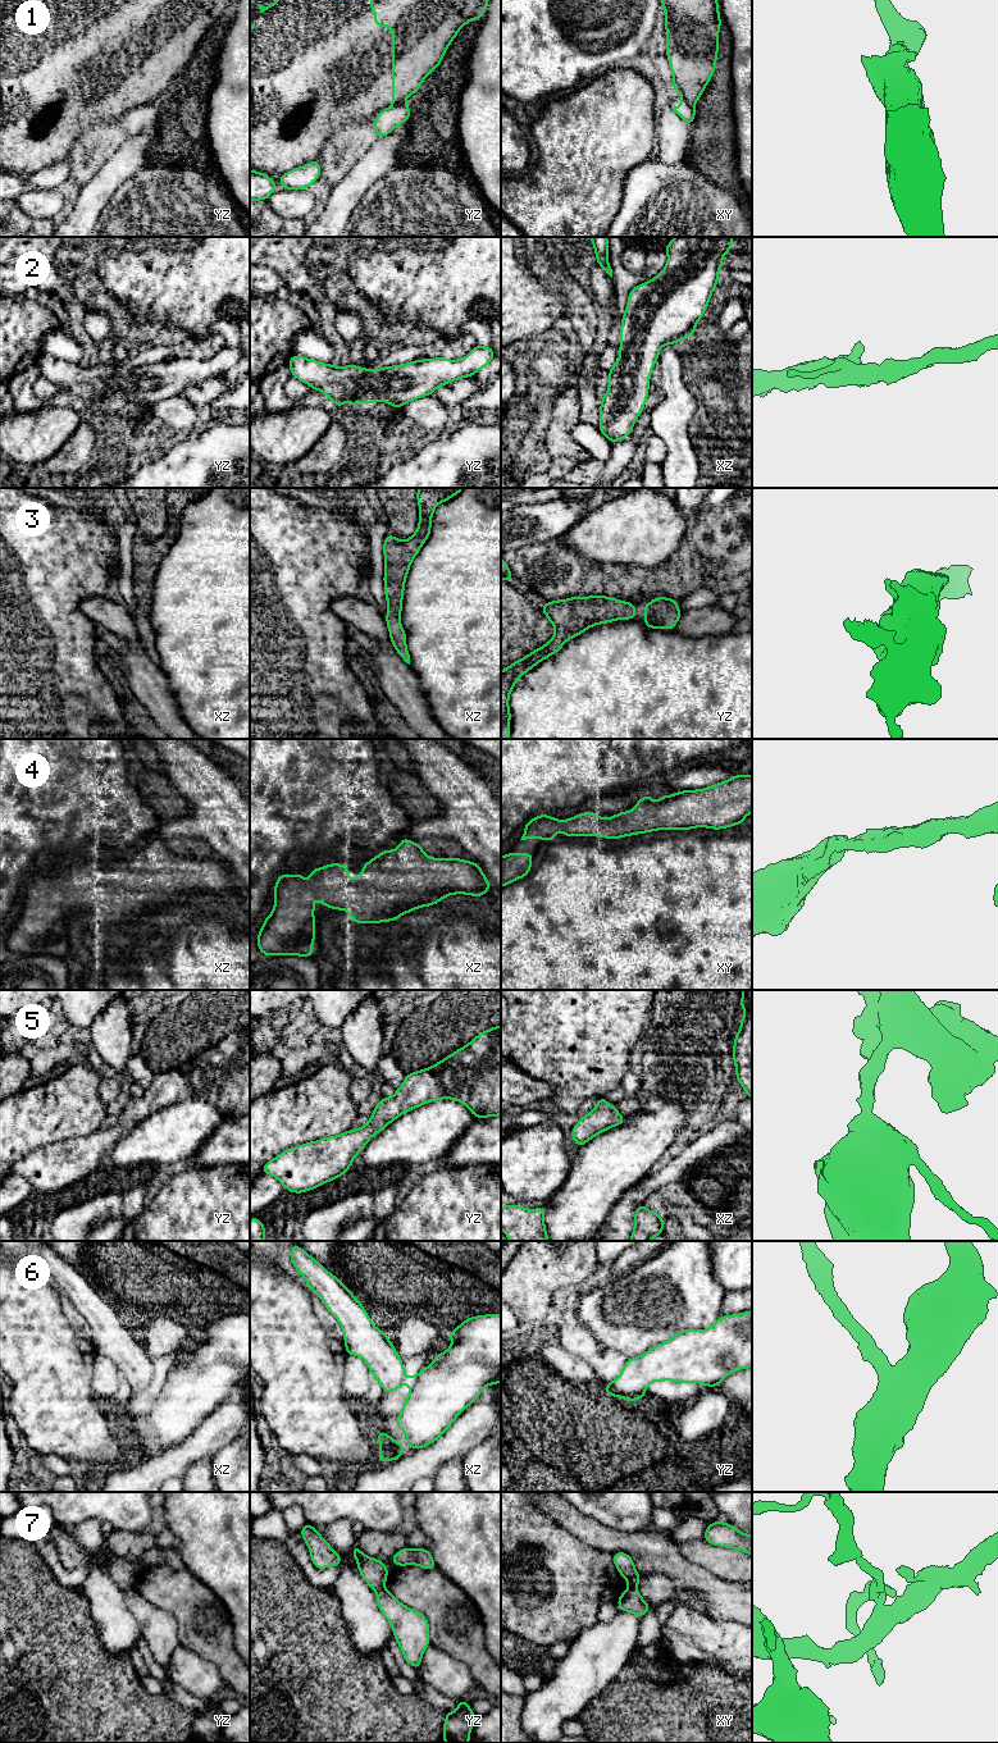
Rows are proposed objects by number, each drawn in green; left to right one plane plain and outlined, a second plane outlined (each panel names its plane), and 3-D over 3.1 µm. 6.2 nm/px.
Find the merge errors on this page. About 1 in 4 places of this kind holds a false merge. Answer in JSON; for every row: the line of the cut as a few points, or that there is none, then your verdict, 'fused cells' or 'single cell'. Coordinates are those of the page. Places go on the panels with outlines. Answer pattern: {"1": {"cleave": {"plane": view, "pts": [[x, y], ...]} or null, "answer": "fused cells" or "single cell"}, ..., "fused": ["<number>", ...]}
{"1": {"cleave": {"plane": "yz", "pts": [[404, 101], [393, 104]]}, "answer": "fused cells"}, "2": {"cleave": null, "answer": "single cell"}, "3": {"cleave": null, "answer": "single cell"}, "4": {"cleave": null, "answer": "single cell"}, "5": {"cleave": null, "answer": "single cell"}, "6": {"cleave": null, "answer": "single cell"}, "7": {"cleave": {"plane": "yz", "pts": [[383, 1586], [376, 1591]]}, "answer": "fused cells"}, "fused": ["1", "7"]}

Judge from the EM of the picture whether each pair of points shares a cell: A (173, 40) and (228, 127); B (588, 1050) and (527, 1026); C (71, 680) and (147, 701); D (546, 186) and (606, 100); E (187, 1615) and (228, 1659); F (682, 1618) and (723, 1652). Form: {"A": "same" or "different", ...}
{"A": "different", "B": "same", "C": "different", "D": "same", "E": "same", "F": "same"}

